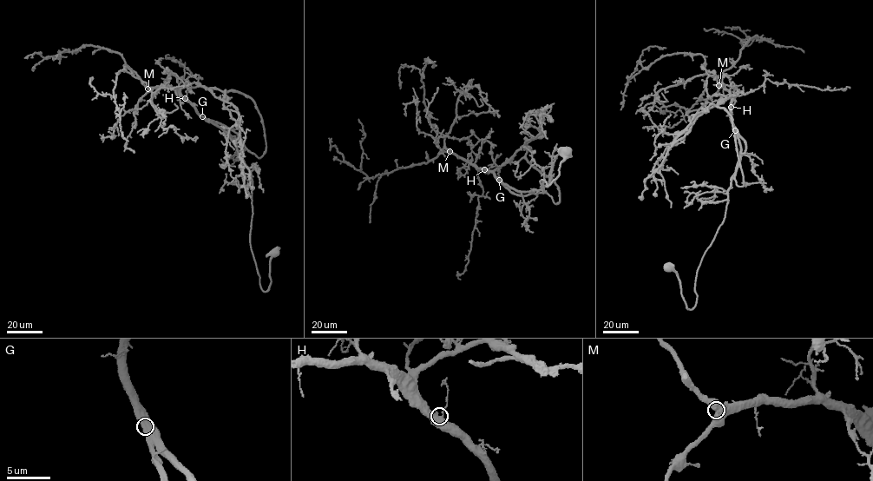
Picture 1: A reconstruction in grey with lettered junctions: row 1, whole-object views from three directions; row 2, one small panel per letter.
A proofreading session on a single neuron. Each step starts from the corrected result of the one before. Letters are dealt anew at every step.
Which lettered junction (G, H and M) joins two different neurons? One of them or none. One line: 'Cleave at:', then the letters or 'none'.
Cleave at: none

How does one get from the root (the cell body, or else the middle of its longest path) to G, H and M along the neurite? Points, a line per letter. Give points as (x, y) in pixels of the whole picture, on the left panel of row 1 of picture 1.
G: (275, 253), (270, 260), (271, 284), (265, 292), (260, 286), (250, 243), (251, 174), (230, 137), (202, 116)
H: (275, 253), (270, 260), (271, 284), (265, 292), (260, 286), (250, 243), (251, 174), (230, 137), (185, 98)
M: (275, 253), (265, 292), (250, 243), (251, 174), (236, 147), (174, 88), (147, 88)

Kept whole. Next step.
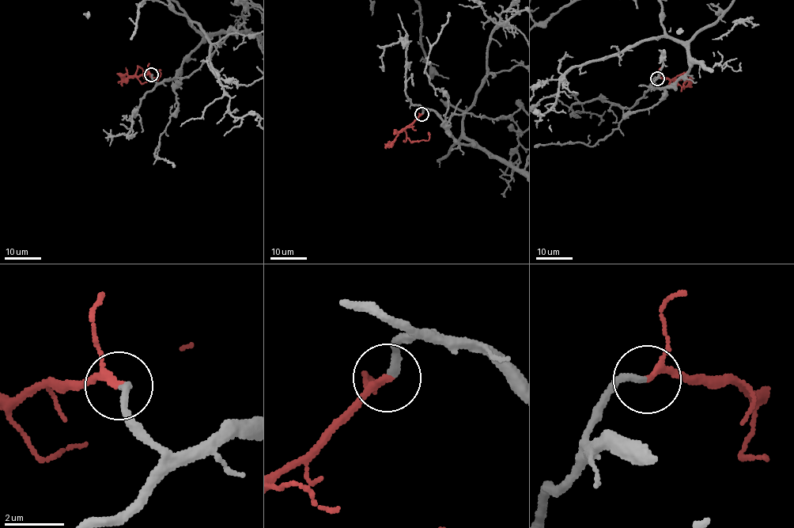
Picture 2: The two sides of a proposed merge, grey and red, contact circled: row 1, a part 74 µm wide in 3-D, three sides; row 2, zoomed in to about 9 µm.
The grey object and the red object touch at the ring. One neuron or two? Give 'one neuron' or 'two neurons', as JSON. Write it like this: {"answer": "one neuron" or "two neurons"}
{"answer": "one neuron"}

